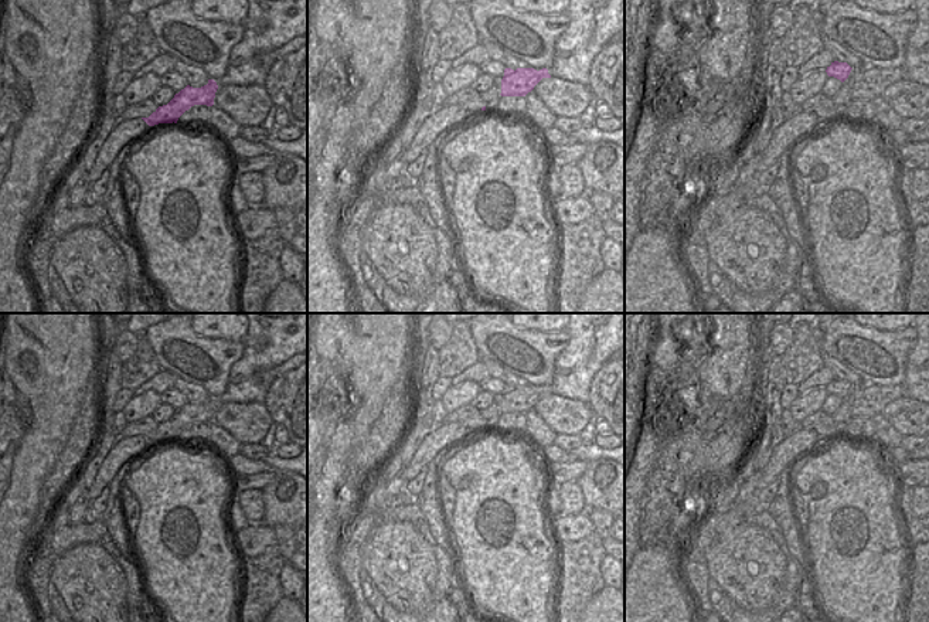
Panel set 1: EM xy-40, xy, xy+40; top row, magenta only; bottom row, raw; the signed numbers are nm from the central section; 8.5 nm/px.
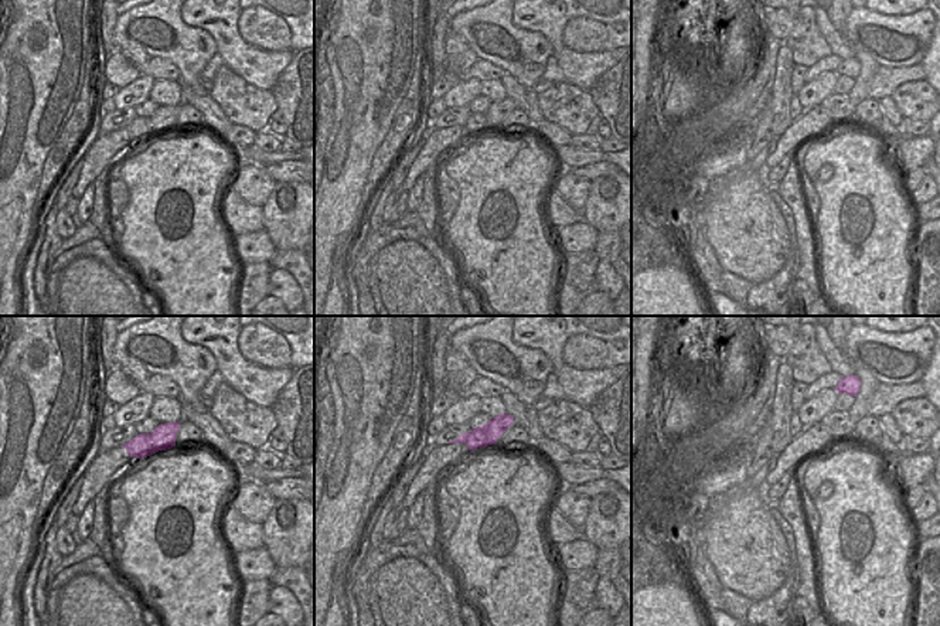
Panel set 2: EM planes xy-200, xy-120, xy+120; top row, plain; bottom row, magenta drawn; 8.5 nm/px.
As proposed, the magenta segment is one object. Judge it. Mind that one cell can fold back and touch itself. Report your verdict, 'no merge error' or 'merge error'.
merge error

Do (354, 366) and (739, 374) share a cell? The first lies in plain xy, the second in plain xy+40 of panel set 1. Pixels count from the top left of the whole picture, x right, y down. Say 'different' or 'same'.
same

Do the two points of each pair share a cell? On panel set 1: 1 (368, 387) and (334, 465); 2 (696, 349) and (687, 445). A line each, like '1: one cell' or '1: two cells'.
1: one cell
2: one cell

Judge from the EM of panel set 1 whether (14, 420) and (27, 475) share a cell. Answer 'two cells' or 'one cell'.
two cells

